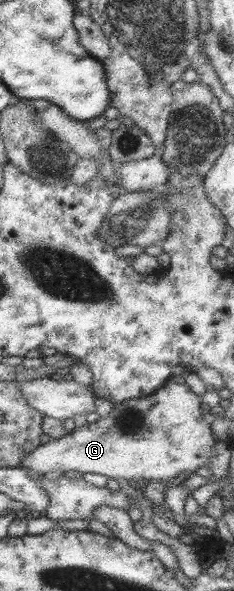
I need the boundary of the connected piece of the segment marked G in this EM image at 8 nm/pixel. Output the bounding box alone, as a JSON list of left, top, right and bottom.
[19,380,215,482]

